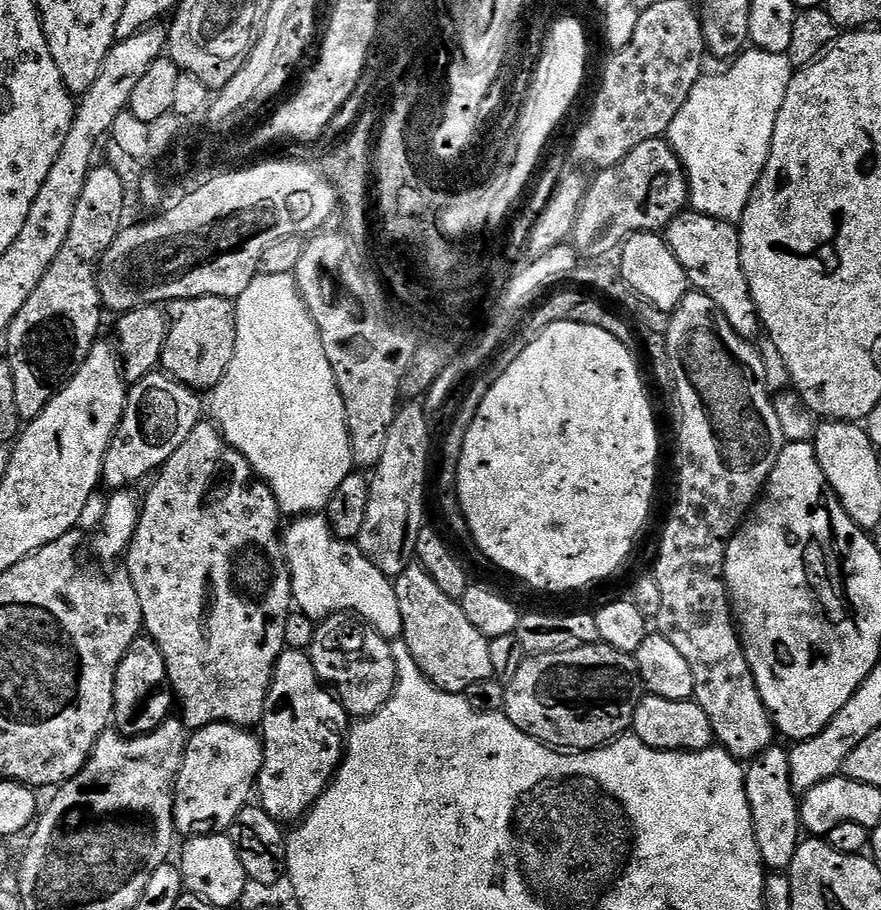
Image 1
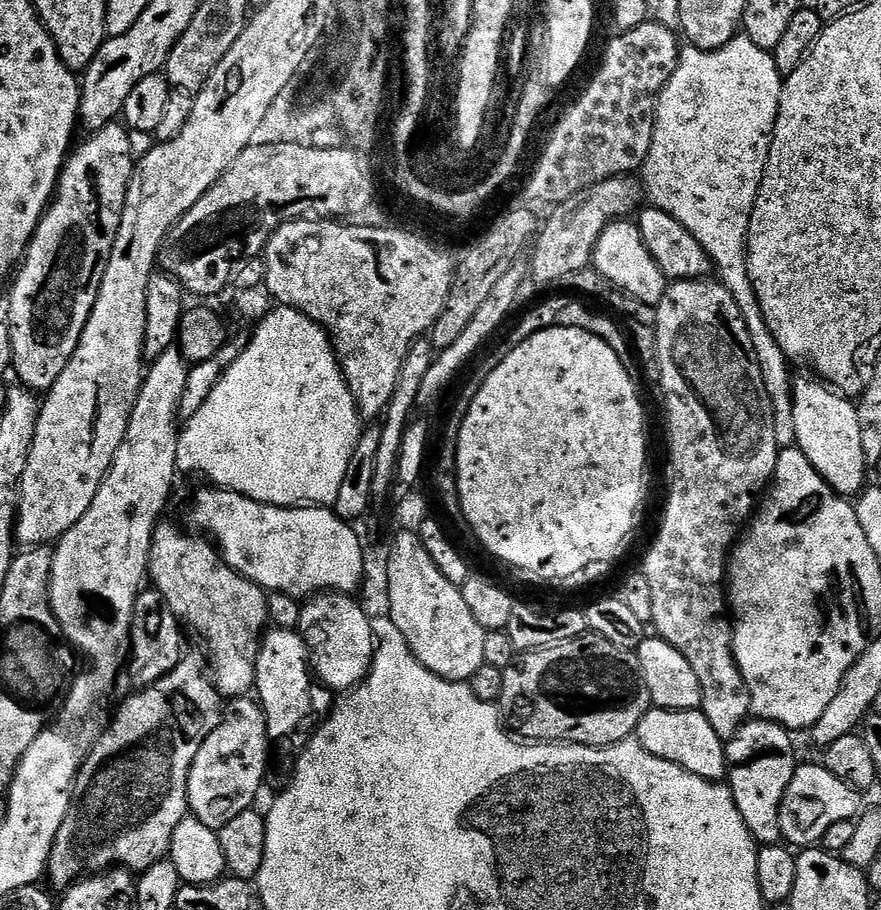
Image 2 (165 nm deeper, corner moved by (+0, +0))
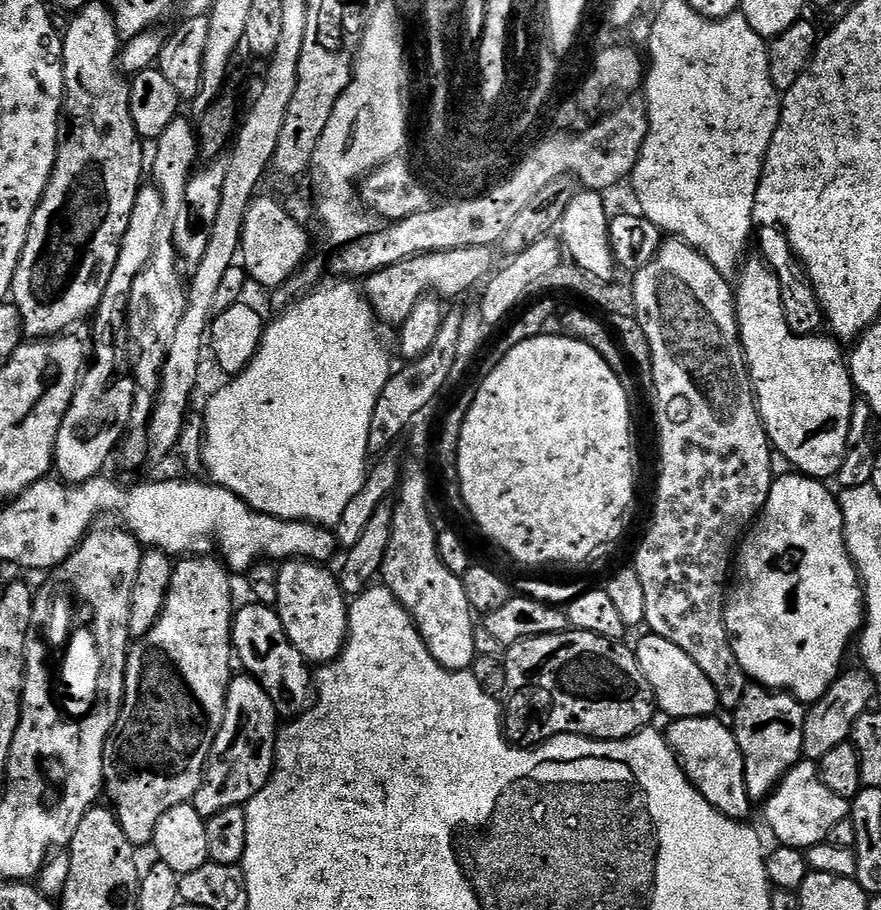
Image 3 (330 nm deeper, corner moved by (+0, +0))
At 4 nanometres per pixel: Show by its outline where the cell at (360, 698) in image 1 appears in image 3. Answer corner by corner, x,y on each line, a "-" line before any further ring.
307,558
285,560
279,565
278,598
274,605
290,642
309,665
323,666
340,657
348,640
348,606
335,571

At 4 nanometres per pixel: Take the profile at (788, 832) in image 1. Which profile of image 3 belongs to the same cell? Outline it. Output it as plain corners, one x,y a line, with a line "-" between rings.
750,684
732,712
736,716
736,741
744,755
744,777
748,797
754,802
763,802
775,792
780,779
802,759
805,705
788,693

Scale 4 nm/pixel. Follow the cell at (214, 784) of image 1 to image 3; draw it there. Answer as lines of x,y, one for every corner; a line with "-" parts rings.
238,674
227,690
222,726
212,743
208,765
191,803
202,817
209,818
230,807
248,803
272,773
276,762
276,733
278,713
265,688
247,674

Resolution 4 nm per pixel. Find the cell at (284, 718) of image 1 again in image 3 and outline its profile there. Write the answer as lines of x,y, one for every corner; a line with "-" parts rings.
248,602
245,608
237,607
232,617
232,646
237,661
244,663
243,671
257,680
270,696
277,713
284,718
295,718
309,707
314,696
314,672
302,654
290,642
275,607

